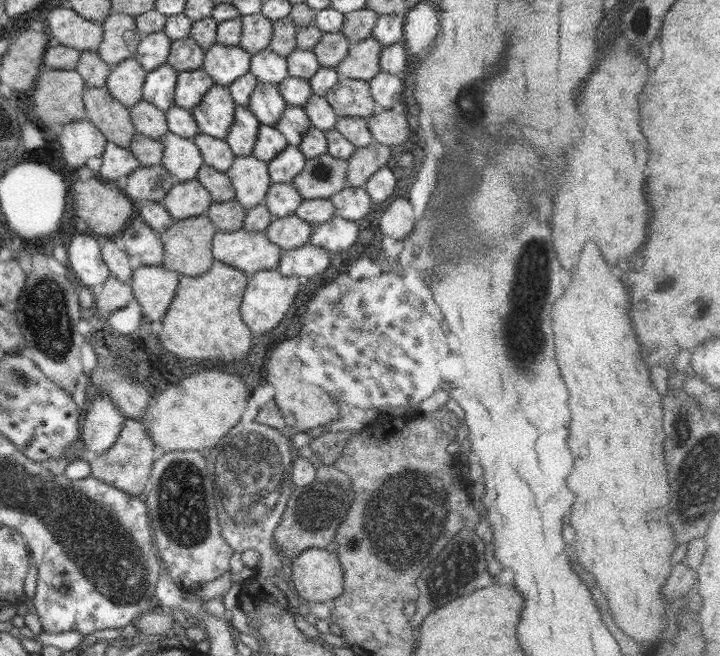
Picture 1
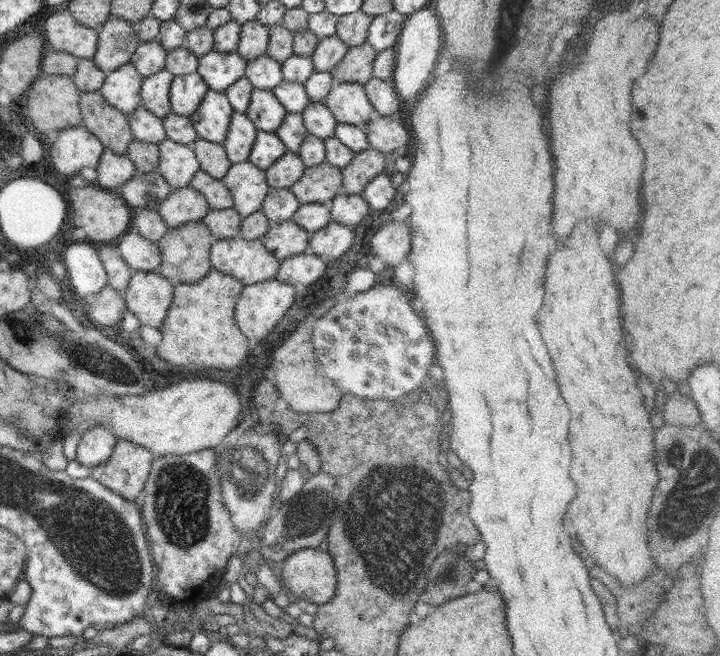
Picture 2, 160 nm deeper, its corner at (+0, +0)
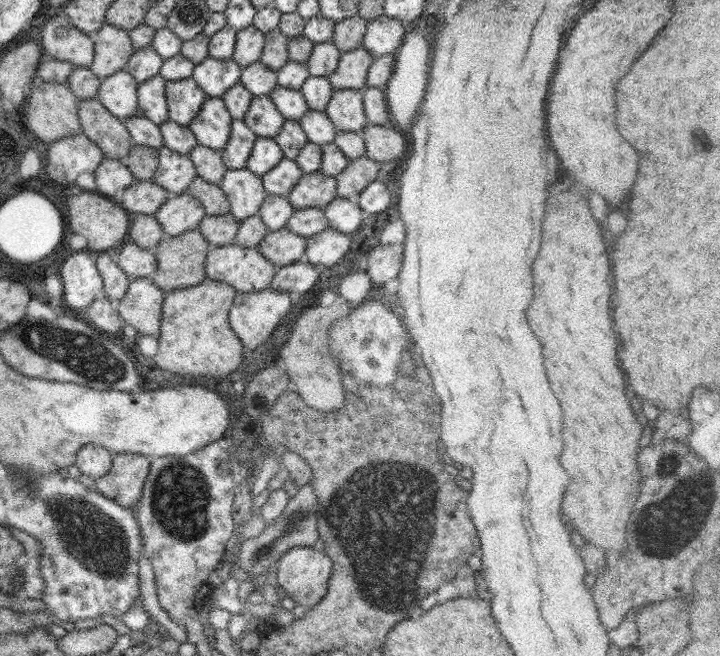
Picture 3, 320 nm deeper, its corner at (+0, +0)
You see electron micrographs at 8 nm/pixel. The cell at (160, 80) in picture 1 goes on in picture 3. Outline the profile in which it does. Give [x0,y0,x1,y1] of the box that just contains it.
[137,74,169,125]

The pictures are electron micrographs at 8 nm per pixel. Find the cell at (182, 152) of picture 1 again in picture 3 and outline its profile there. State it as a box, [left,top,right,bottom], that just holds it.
[152,146,196,195]

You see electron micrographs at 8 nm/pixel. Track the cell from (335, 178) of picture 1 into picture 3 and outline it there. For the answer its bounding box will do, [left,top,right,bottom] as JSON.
[286,170,337,209]

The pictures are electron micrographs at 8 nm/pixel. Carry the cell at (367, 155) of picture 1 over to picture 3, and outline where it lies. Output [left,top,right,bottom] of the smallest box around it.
[335,157,380,199]

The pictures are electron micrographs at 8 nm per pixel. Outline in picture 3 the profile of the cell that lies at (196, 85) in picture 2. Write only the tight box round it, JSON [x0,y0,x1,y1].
[165,77,207,126]

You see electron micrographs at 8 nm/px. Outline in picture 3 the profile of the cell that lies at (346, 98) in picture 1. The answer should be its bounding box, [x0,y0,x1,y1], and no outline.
[325,89,370,133]

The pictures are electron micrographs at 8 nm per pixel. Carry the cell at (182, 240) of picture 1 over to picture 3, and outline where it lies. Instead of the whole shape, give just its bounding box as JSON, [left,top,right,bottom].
[151,229,210,294]

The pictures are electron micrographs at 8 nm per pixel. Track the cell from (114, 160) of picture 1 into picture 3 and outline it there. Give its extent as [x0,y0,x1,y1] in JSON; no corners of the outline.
[94,158,138,198]

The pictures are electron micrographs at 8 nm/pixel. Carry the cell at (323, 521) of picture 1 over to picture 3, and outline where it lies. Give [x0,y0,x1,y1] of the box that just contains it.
[234,483,319,580]

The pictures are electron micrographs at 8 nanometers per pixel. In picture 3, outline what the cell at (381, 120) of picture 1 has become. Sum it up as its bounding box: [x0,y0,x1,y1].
[361,123,406,163]

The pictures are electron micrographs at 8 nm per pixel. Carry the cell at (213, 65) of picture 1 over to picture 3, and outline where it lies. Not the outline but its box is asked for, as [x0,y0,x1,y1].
[193,57,240,97]

